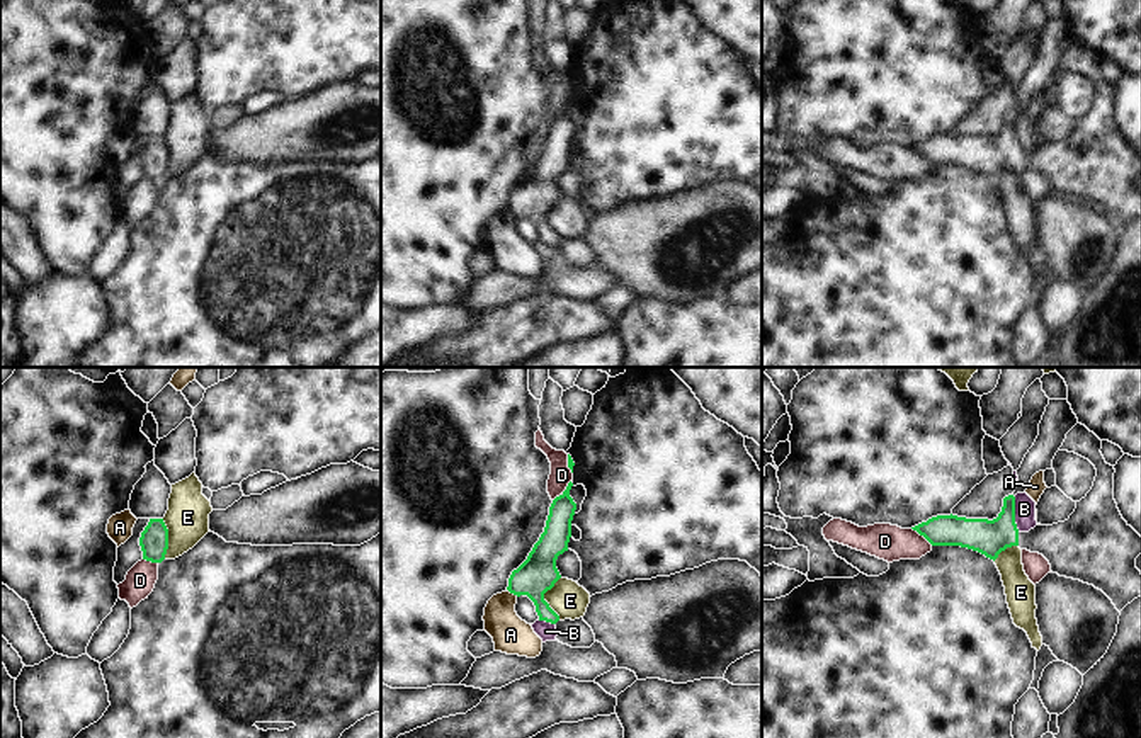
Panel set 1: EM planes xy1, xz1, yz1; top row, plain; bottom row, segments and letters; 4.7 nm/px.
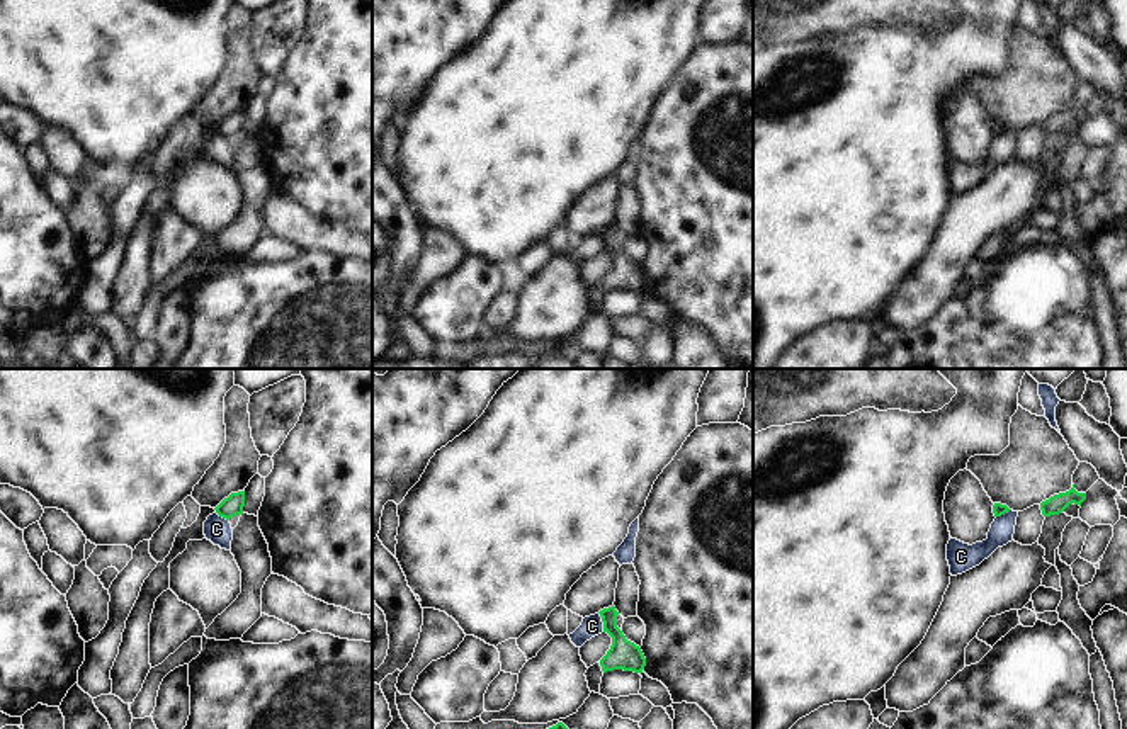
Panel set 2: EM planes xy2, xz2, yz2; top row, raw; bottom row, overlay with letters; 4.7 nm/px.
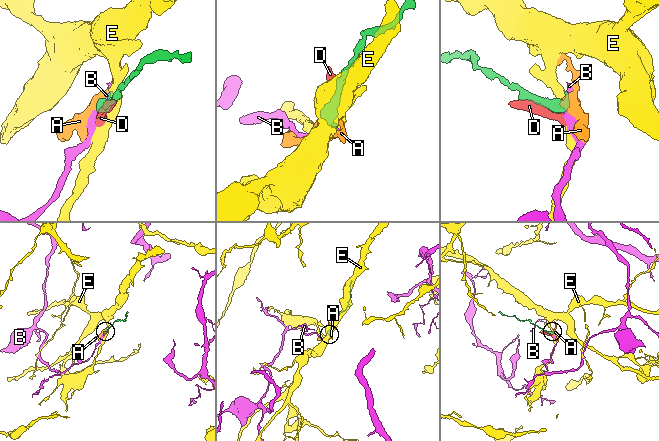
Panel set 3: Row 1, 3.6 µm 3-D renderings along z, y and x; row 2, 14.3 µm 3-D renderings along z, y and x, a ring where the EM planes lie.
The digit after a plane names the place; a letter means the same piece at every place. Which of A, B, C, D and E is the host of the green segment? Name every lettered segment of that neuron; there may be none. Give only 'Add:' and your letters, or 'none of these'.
Add: none of these

